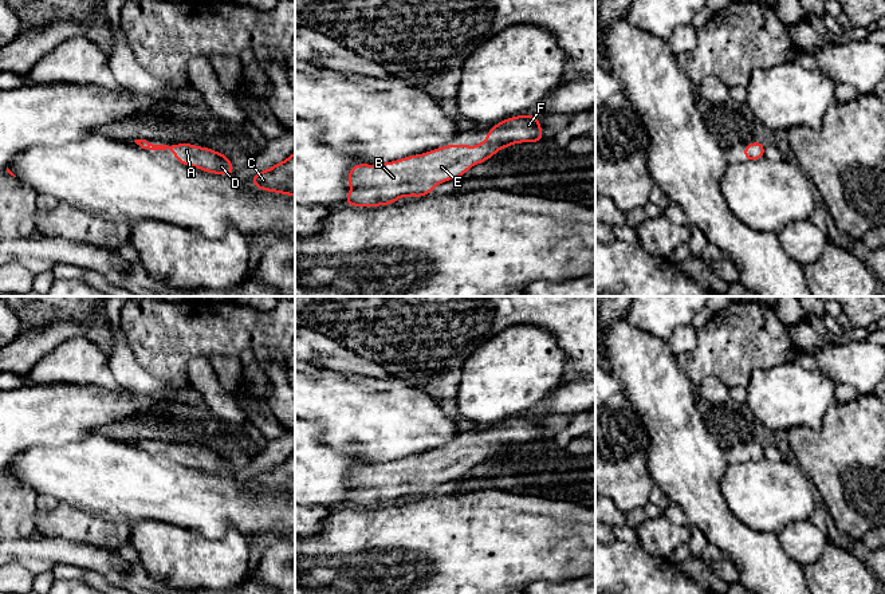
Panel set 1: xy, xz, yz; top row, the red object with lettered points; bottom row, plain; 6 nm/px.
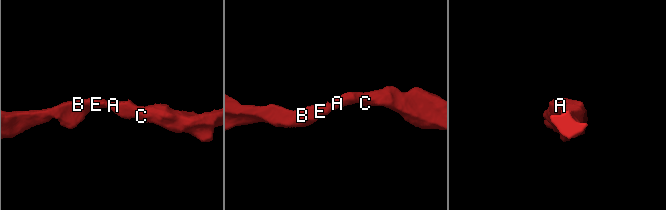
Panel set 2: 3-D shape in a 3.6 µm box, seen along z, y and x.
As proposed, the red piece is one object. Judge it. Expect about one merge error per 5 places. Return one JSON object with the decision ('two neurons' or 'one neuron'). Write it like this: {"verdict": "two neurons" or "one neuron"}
{"verdict": "one neuron"}

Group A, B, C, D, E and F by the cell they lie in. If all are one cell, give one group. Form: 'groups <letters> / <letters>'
groups A B C D E F

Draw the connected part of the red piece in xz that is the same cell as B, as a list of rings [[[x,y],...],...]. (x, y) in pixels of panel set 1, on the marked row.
[[[531,114],[507,118],[487,131],[487,139],[476,146],[445,145],[440,149],[405,157],[393,162],[350,168],[351,186],[345,204],[351,206],[381,206],[394,204],[400,197],[424,197],[448,180],[465,172],[514,143],[536,143],[546,137],[539,118]]]

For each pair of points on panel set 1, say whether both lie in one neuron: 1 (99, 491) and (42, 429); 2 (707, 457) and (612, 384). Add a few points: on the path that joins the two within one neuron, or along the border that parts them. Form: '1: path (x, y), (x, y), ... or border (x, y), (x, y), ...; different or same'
1: border (86, 433), (70, 443), (34, 445), (26, 451); different
2: border (609, 372), (622, 388); different

